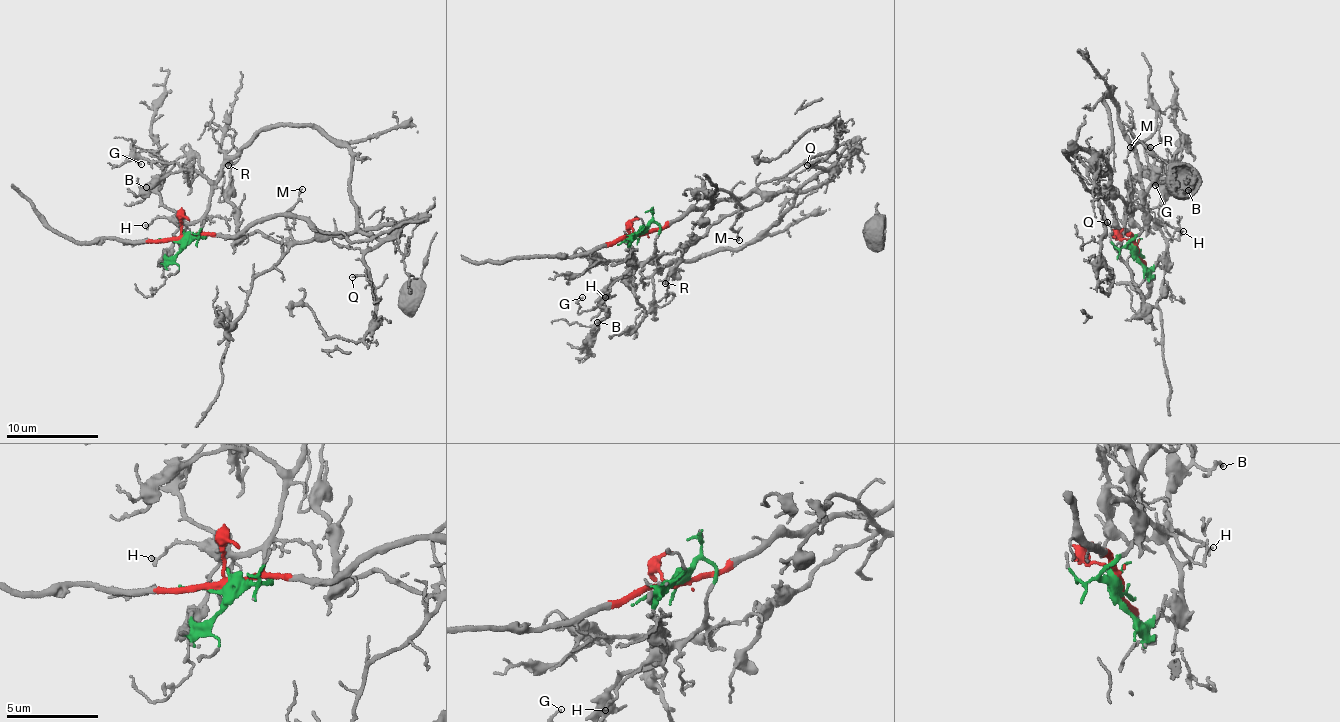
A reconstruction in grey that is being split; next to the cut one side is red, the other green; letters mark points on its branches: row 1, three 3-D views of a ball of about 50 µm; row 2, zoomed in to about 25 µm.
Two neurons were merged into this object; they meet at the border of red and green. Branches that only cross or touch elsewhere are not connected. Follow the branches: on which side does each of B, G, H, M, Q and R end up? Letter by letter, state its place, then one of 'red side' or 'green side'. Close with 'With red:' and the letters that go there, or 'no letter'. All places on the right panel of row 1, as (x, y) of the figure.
B: at (1188, 190); green side
G: at (1155, 185); green side
H: at (1183, 231); green side
M: at (1130, 147); red side
Q: at (1107, 222); red side
R: at (1150, 147); red side
With red: M, Q, R

